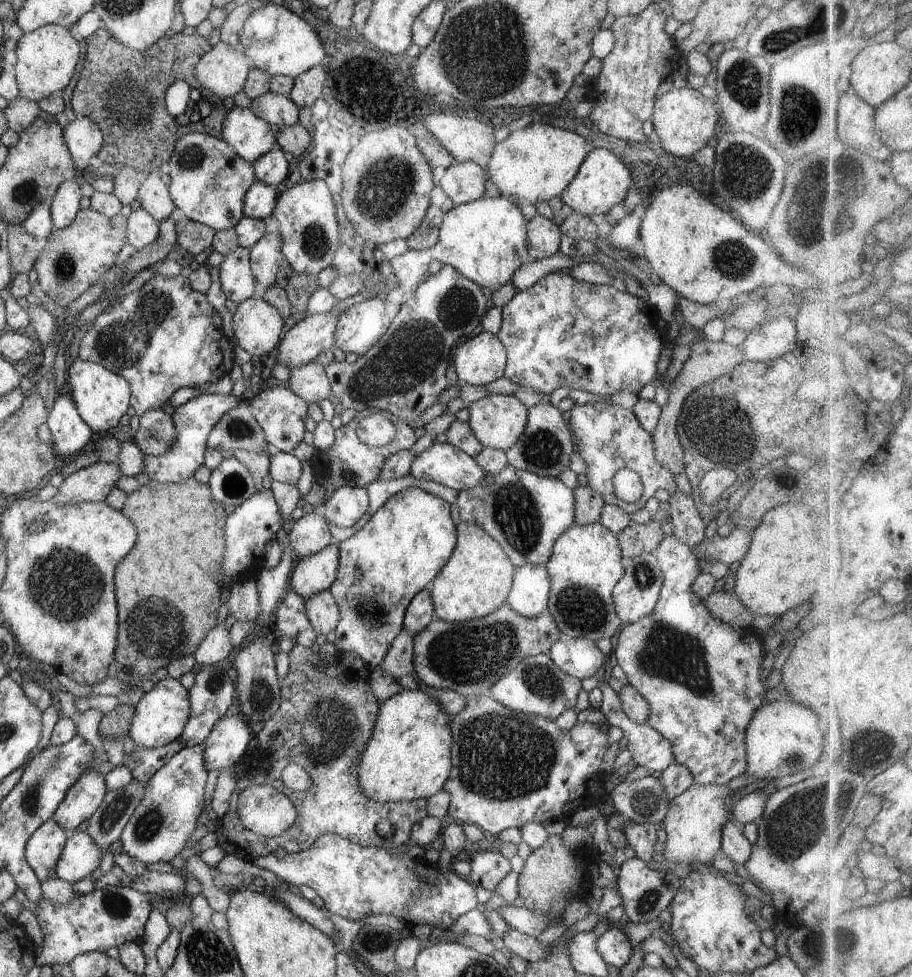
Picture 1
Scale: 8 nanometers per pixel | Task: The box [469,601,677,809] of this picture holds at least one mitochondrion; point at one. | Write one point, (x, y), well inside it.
(540, 681)

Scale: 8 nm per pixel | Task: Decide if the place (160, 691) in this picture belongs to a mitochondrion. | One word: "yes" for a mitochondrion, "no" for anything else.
no

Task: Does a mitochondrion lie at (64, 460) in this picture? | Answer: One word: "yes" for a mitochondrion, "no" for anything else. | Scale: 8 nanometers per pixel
no

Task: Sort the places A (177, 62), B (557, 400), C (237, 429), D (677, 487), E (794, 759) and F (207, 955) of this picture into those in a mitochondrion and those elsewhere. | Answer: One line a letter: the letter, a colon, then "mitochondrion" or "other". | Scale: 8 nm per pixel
A: other
B: other
C: mitochondrion
D: other
E: mitochondrion
F: mitochondrion

